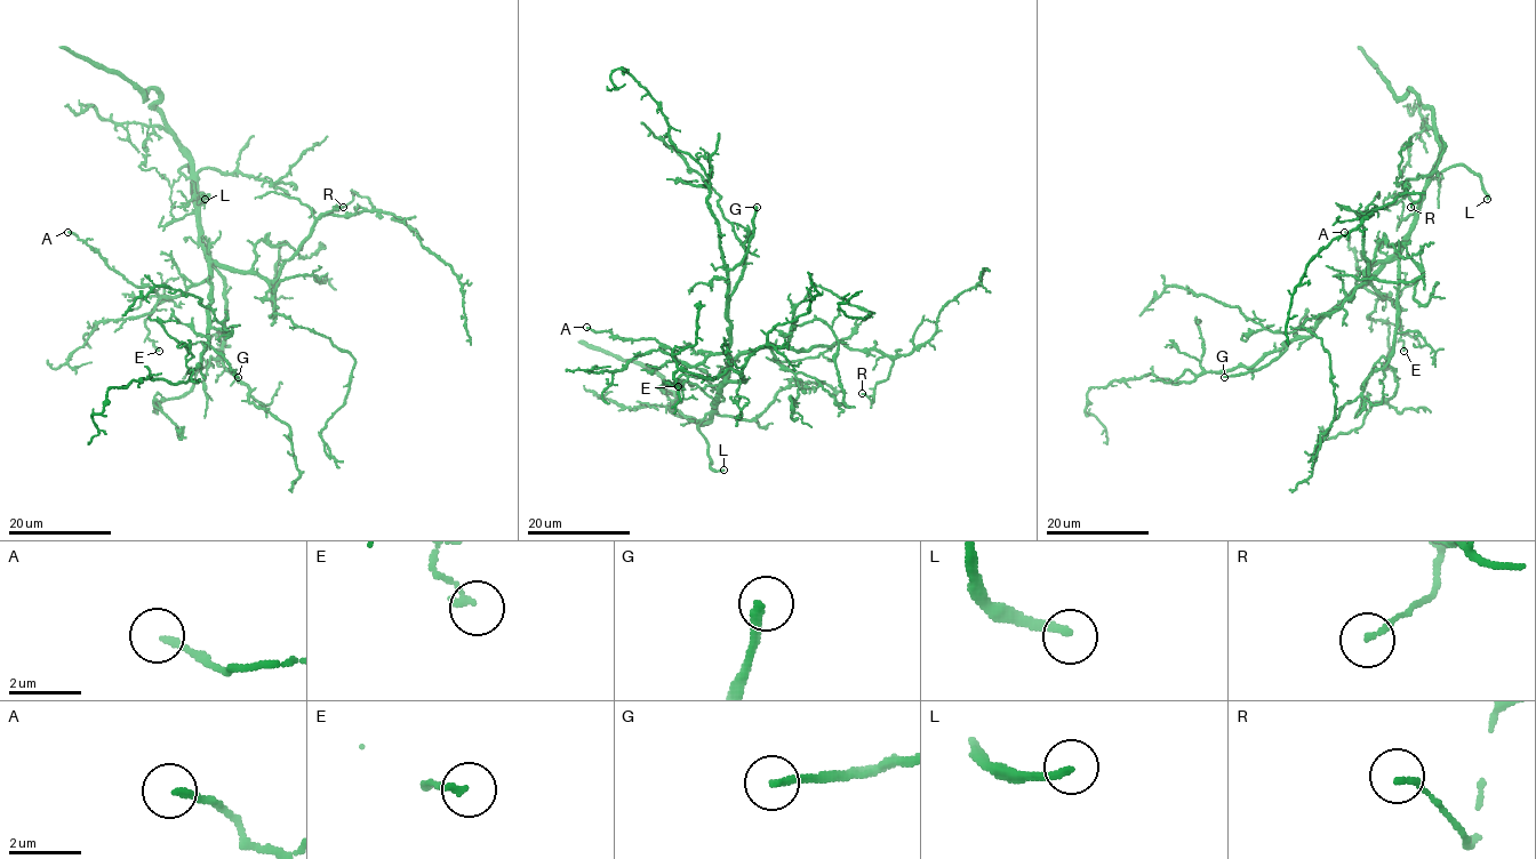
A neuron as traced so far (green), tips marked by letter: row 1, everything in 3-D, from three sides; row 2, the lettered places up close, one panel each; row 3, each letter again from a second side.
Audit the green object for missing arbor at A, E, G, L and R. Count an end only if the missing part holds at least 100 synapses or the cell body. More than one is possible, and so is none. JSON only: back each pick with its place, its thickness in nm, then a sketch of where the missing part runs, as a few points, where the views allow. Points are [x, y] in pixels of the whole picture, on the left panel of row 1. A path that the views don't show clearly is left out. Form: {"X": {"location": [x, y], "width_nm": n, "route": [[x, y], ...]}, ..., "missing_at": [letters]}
{"L": {"location": [205, 199], "width_nm": 200, "route": [[205, 199], [216, 202], [253, 239], [254, 263], [262, 271], [233, 315], [193, 329], [212, 326]]}, "missing_at": ["L"]}

